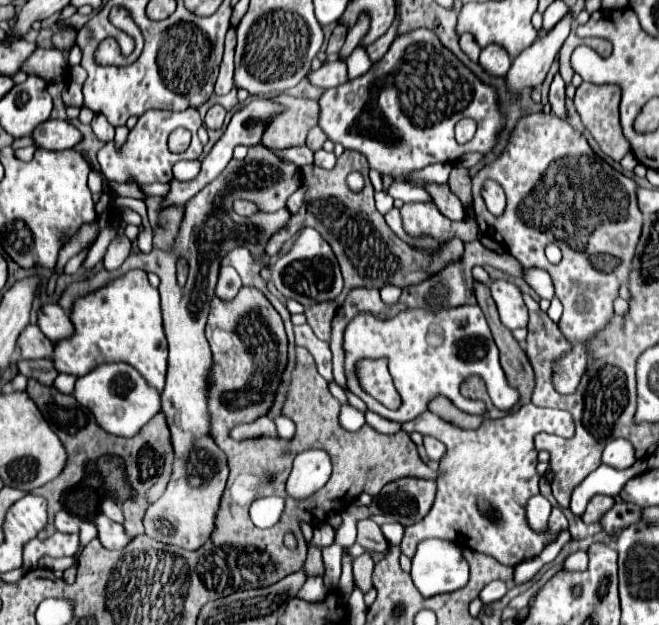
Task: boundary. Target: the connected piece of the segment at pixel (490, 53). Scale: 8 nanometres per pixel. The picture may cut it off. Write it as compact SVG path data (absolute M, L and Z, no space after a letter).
M490 44L482 50L480 54L480 66L484 68L484 72L488 72L490 76L504 76L510 68L510 56L508 52L502 48L502 46L496 46L496 44Z

